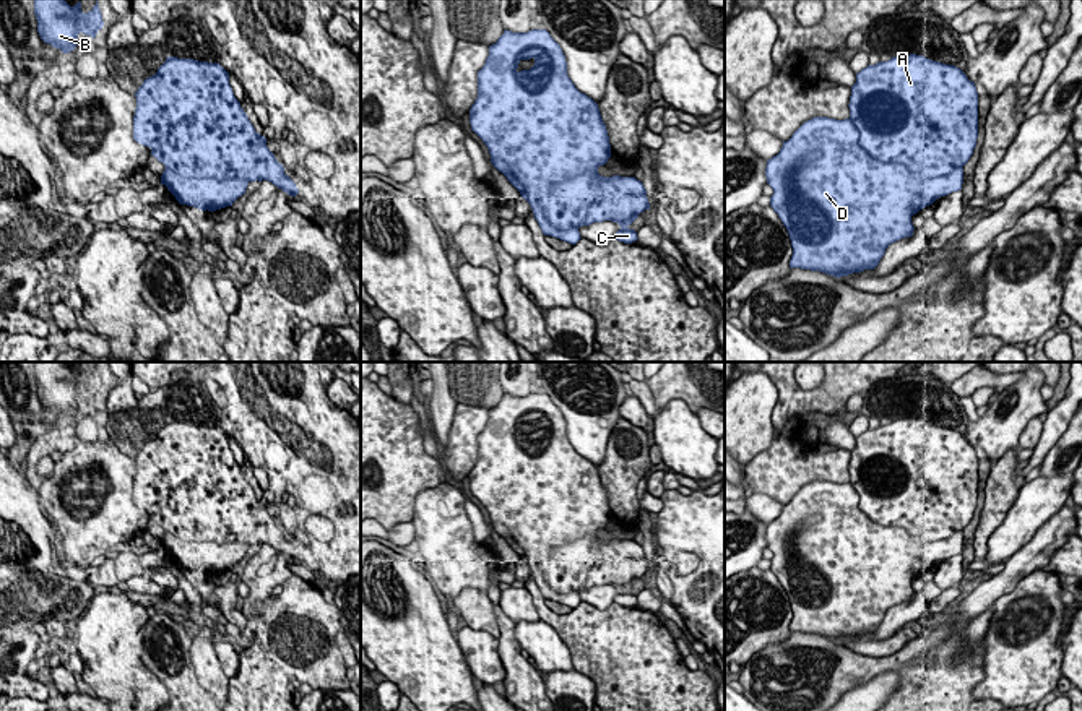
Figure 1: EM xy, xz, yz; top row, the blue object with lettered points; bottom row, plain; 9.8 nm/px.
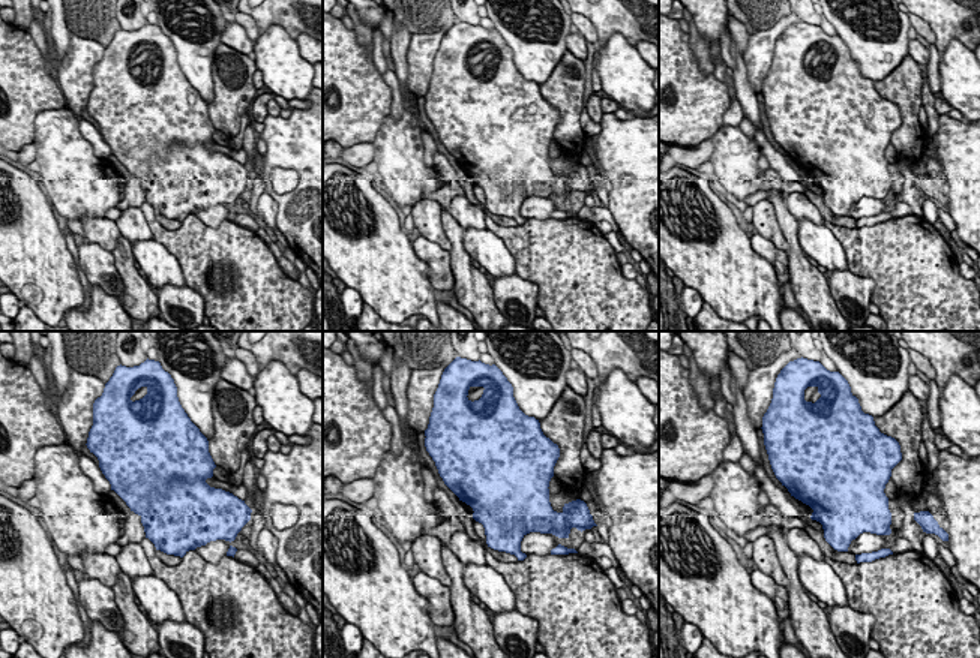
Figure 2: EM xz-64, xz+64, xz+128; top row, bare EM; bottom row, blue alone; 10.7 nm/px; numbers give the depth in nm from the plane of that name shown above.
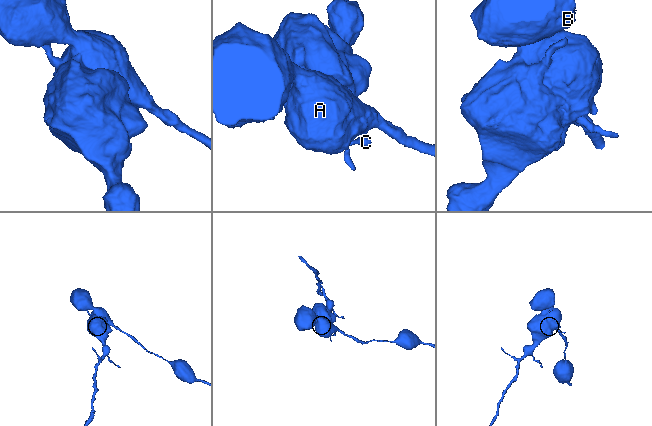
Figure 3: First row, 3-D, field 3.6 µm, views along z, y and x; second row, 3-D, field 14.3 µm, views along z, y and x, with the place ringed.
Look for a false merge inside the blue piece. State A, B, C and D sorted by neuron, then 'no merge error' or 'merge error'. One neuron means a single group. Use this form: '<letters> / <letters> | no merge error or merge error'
A B / C D | merge error

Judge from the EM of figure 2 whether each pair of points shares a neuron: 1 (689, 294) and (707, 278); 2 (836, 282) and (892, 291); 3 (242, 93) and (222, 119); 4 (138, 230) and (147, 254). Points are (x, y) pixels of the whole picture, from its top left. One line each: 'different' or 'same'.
1: different
2: different
3: same
4: different

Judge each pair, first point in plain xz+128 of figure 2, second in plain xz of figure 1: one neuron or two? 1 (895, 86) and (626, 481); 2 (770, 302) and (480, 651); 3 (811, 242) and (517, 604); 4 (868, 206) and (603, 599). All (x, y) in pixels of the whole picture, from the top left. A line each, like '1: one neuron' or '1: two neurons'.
1: one neuron
2: two neurons
3: two neurons
4: one neuron

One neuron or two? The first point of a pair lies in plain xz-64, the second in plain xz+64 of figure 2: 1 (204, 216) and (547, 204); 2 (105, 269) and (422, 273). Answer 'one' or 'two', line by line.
1: one
2: two

